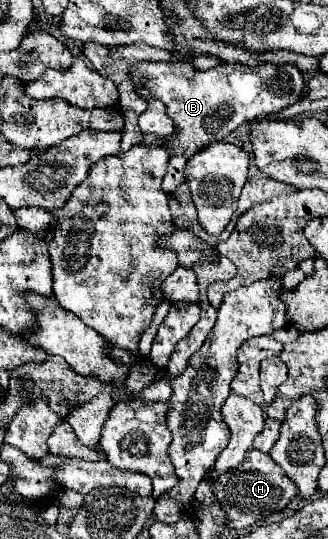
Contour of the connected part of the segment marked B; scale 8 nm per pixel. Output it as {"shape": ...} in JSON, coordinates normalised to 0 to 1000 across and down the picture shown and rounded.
{"shape":[[[436,113],[393,132],[405,165],[442,187],[503,191],[509,213],[534,228],[534,247],[491,258],[521,288],[582,291],[637,265],[686,258],[729,232],[747,232],[784,217],[814,217],[881,195],[899,195],[930,173],[918,132],[893,121],[698,121],[674,117],[637,132],[607,132],[582,117],[521,113]]]}

